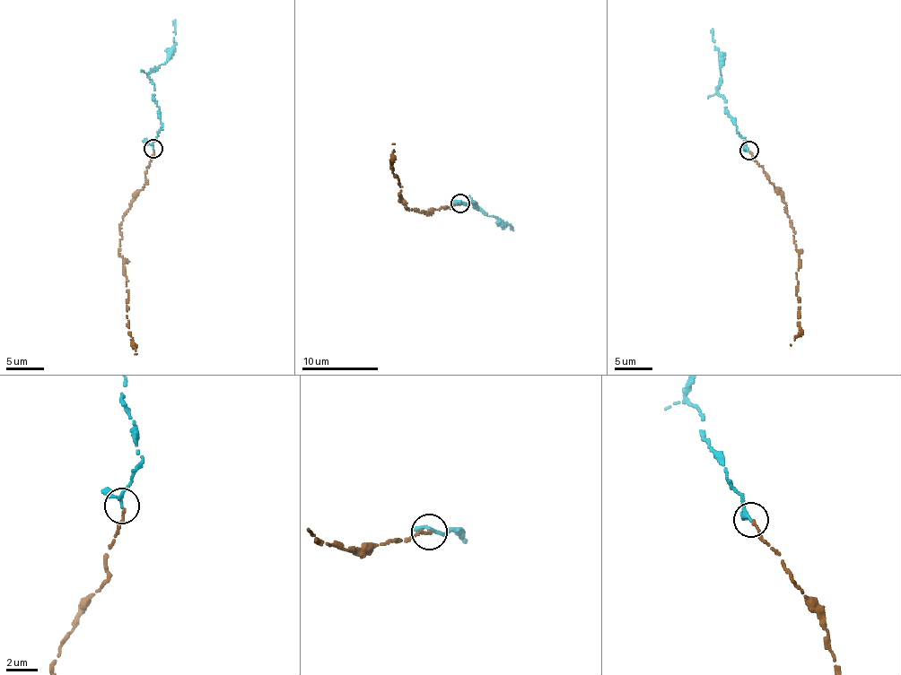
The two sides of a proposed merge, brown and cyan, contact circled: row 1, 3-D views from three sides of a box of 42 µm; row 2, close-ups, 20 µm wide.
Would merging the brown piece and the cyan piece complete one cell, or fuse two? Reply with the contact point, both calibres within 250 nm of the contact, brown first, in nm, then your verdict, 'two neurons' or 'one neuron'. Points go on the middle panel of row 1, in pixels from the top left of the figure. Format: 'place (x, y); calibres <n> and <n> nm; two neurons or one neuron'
place (459, 203); calibres 190 and 170 nm; one neuron

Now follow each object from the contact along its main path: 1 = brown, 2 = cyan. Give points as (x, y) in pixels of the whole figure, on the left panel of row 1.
1: (153, 150), (145, 181), (119, 227), (122, 238), (118, 254), (123, 258), (128, 333), (136, 354)
2: (153, 147), (153, 142), (162, 125), (159, 107), (153, 97), (154, 84), (149, 74), (170, 53), (175, 20)

